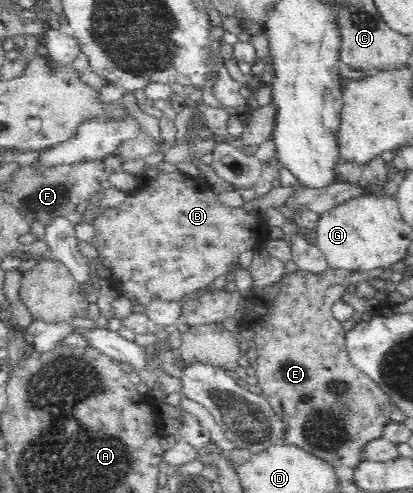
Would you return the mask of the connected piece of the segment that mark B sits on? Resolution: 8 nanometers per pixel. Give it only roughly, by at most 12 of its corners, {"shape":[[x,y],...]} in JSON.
{"shape":[[182,173],[97,211],[118,294],[184,302],[262,219]]}

